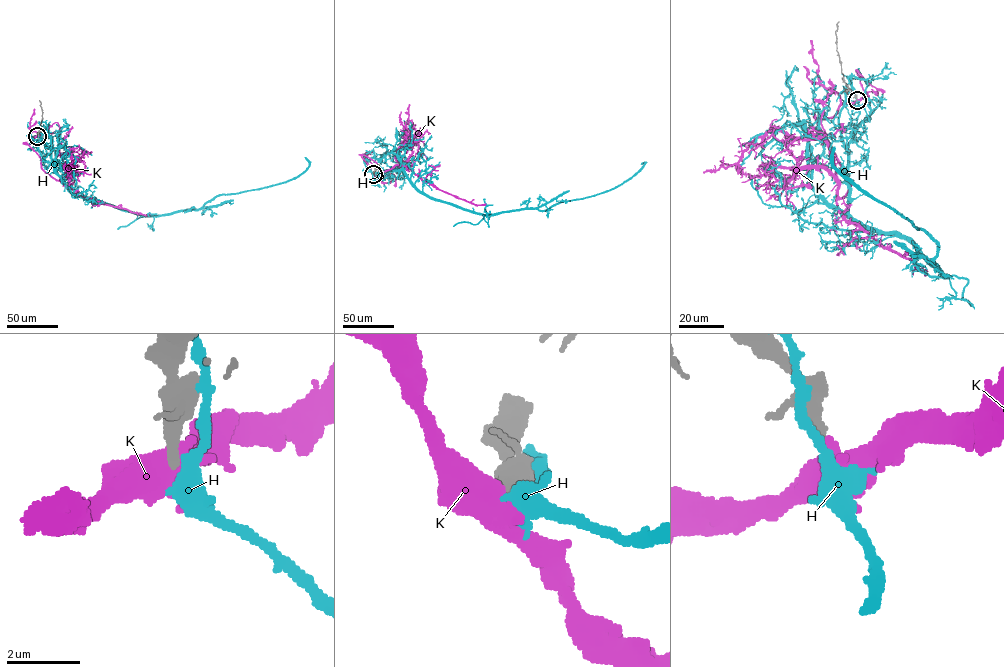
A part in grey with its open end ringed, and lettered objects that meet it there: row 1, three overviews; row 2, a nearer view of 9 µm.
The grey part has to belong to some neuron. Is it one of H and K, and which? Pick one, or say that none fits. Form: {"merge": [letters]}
{"merge": []}

